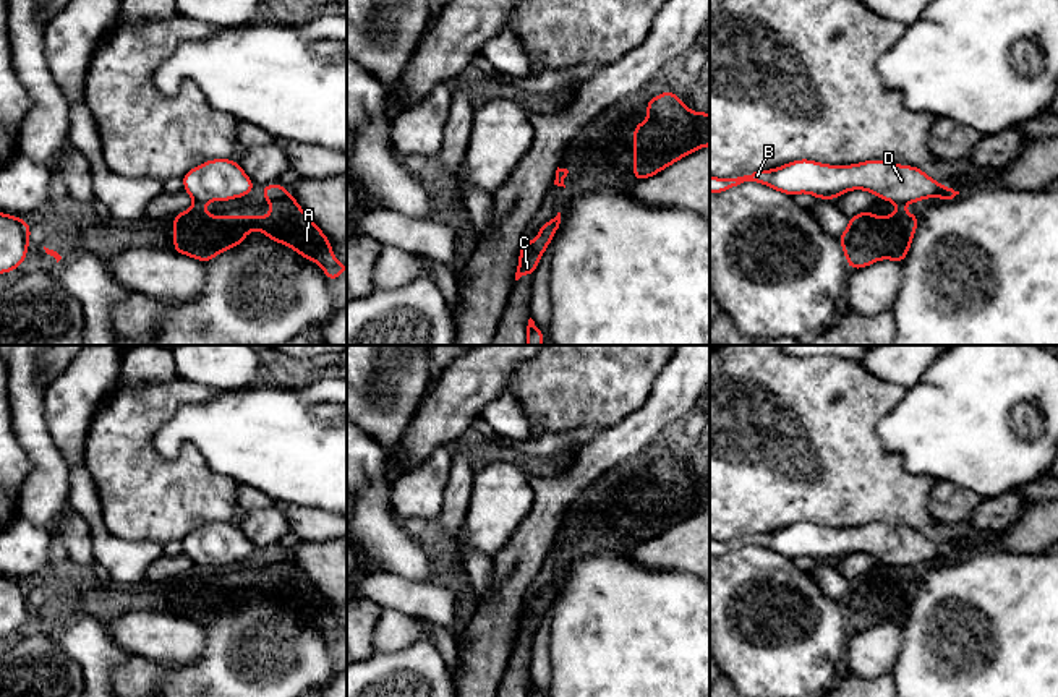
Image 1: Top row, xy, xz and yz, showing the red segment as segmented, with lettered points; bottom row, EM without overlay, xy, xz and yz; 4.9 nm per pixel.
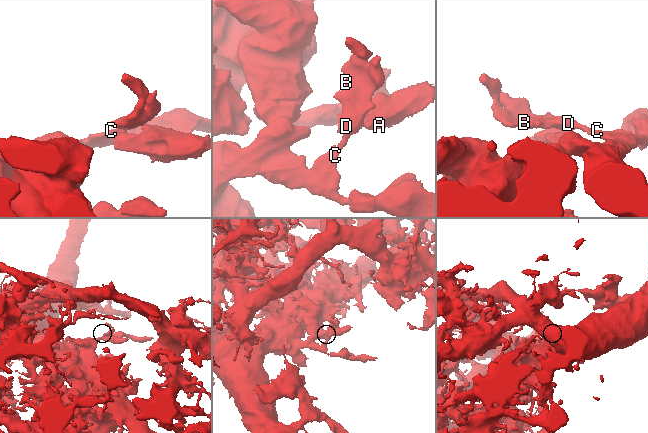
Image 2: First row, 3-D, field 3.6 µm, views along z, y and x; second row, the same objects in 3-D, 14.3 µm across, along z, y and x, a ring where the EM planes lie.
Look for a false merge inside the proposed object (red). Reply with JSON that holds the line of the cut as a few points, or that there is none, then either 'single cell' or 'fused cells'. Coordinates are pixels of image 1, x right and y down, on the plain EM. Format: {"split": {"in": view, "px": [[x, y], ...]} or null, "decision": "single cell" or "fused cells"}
{"split": {"in": "xy", "px": [[195, 563], [204, 566]]}, "decision": "fused cells"}

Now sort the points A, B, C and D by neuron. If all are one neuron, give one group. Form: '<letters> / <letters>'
A / B C D

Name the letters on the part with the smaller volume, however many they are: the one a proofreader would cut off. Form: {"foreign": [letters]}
{"foreign": ["A"]}

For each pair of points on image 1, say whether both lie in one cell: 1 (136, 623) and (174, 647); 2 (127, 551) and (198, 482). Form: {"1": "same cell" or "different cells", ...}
{"1": "same cell", "2": "different cells"}

